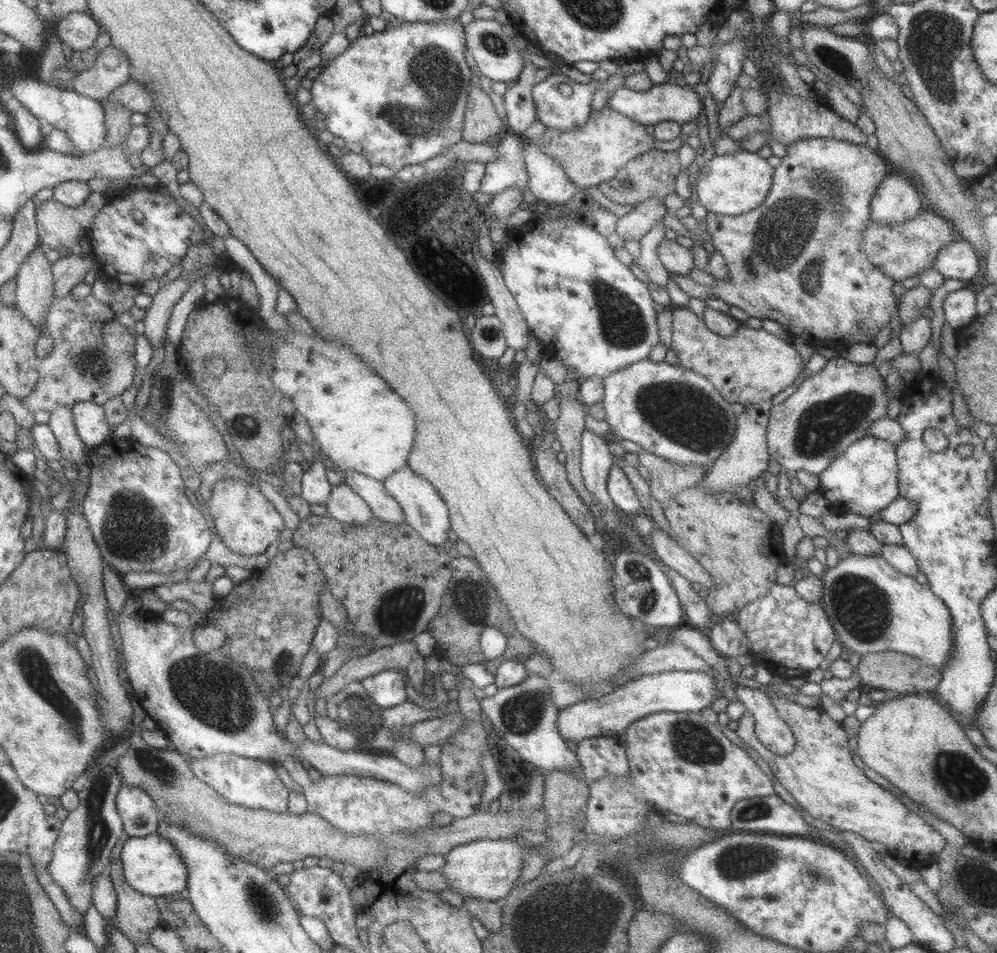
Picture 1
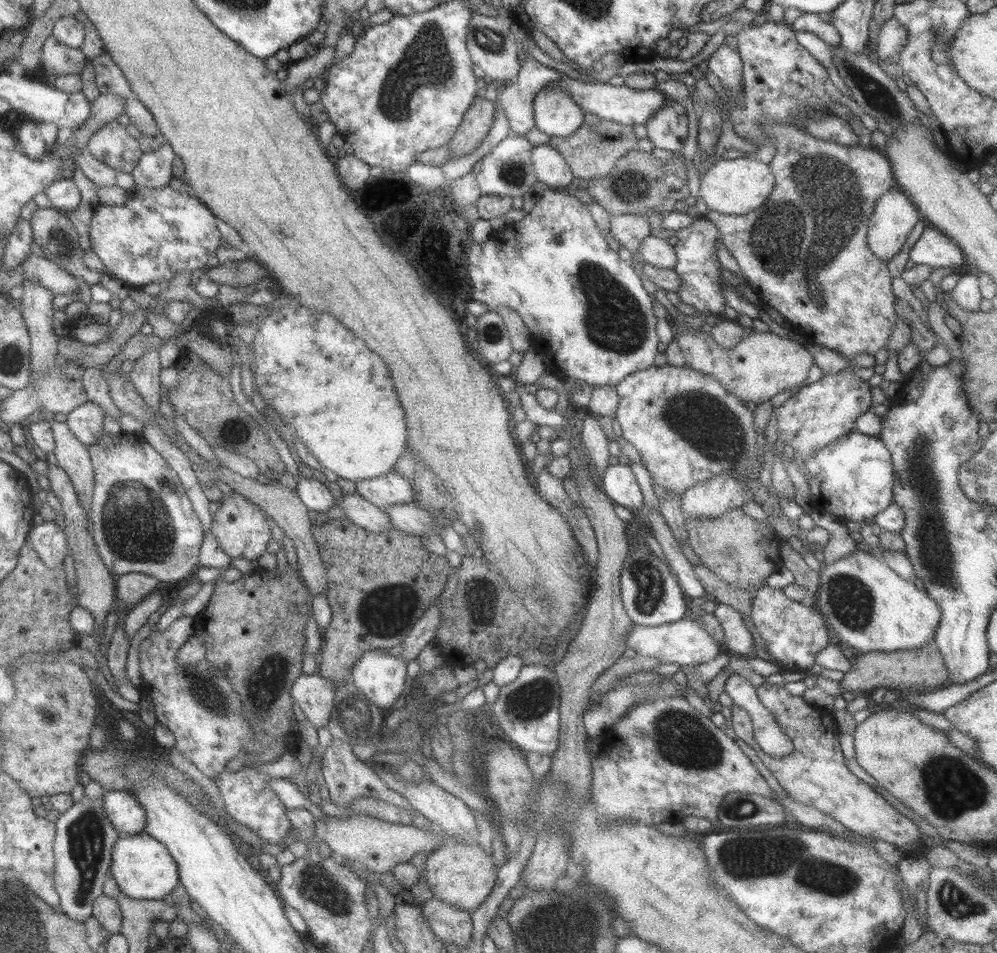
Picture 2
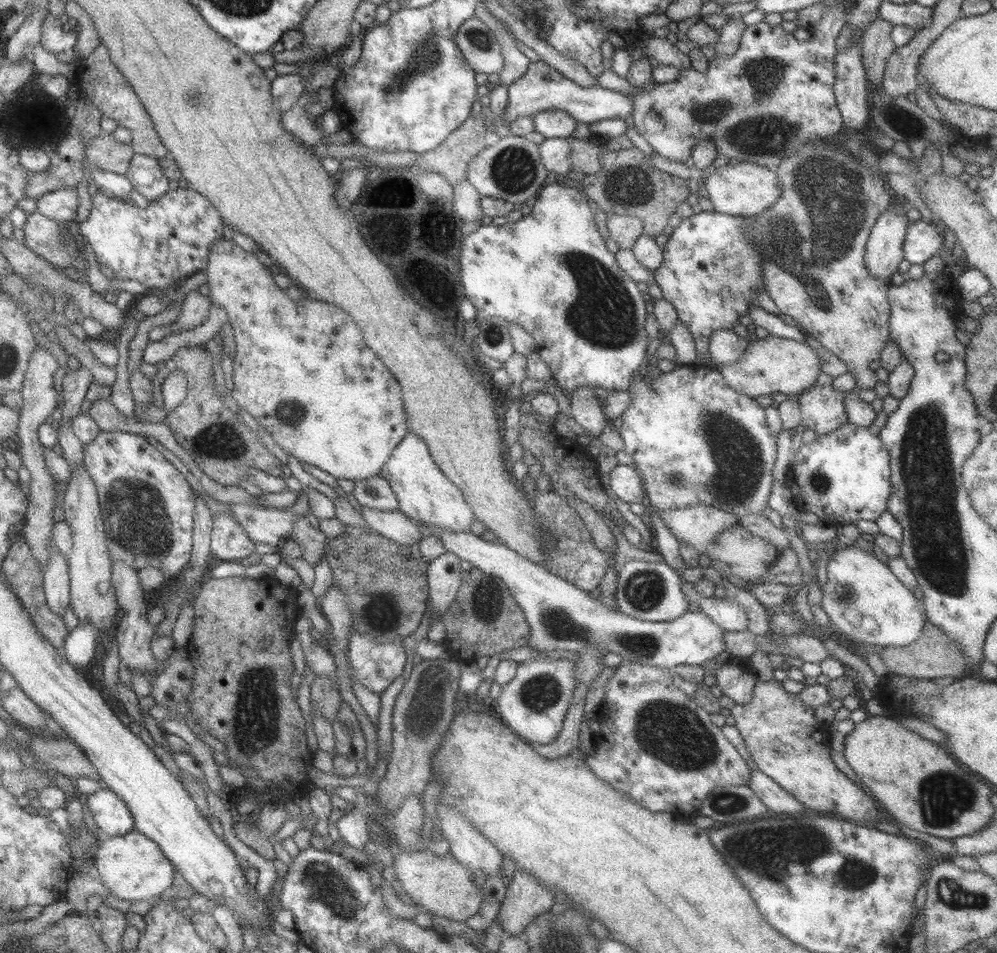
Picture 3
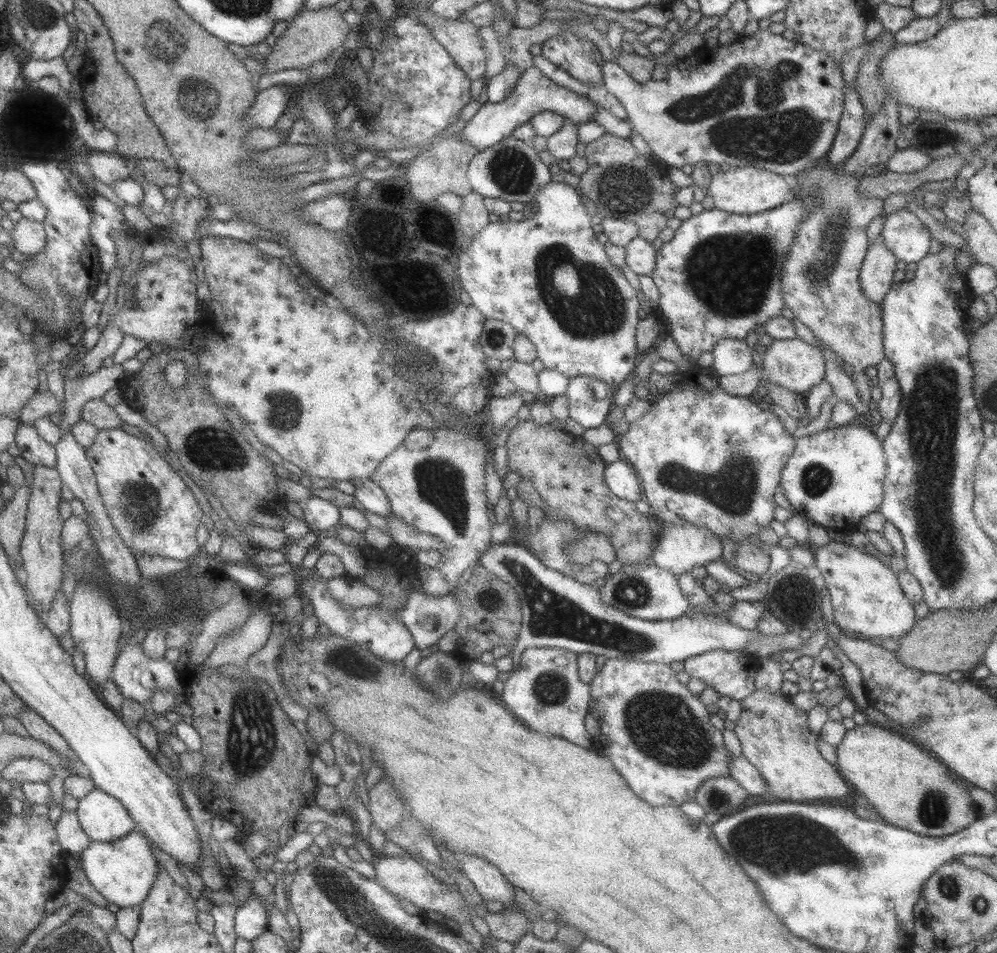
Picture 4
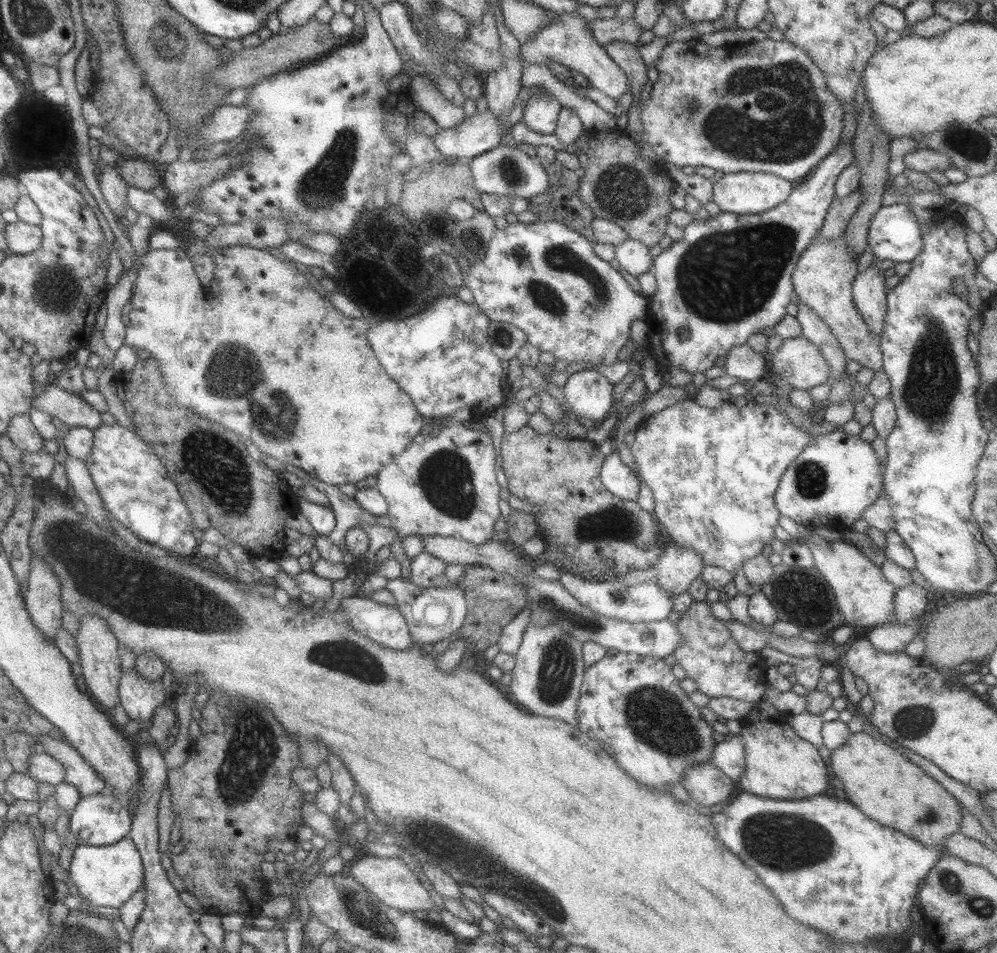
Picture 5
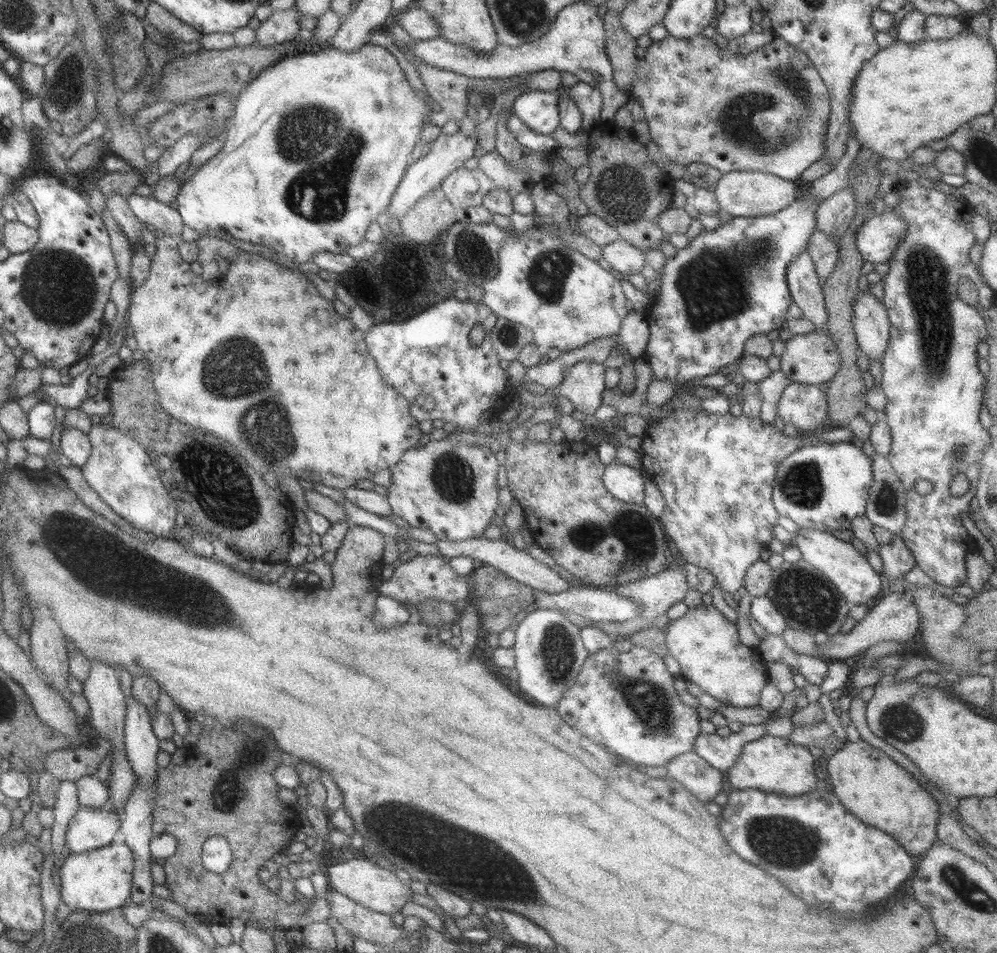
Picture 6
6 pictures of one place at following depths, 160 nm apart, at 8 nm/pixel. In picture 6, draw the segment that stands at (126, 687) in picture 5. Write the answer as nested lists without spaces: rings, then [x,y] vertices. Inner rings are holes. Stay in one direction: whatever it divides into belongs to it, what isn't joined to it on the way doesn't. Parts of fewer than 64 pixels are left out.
[[[132,696],[127,700],[125,706],[125,720],[123,727],[124,745],[126,757],[131,770],[136,776],[134,787],[131,794],[127,797],[121,812],[120,829],[124,836],[124,843],[133,853],[134,867],[132,872],[131,892],[128,904],[142,905],[146,908],[151,907],[149,896],[151,894],[152,881],[150,877],[150,863],[153,859],[150,856],[149,841],[152,832],[152,812],[156,797],[156,772],[158,766],[155,764],[155,756],[159,750],[159,739],[153,734],[150,718],[147,709],[141,702]]]

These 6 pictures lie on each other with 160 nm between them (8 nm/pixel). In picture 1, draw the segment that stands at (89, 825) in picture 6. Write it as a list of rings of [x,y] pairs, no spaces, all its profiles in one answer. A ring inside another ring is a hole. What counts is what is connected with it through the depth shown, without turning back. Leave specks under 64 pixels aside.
[[[121,785],[115,793],[115,808],[127,836],[142,837],[156,832],[160,813],[140,788]]]

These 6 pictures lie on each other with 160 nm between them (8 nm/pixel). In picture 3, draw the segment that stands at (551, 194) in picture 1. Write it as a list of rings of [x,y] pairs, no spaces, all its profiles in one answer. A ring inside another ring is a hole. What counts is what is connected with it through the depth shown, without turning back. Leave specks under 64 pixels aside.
[[[546,138],[538,144],[541,162],[547,172],[554,172],[559,176],[567,176],[570,171],[570,140],[569,138]]]

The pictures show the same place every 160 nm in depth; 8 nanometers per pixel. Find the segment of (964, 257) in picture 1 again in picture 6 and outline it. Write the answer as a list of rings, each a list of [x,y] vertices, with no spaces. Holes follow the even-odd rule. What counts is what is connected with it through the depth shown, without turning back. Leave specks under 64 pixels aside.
[[[884,210],[880,215],[869,217],[855,232],[855,246],[864,262],[886,263],[891,258],[896,242],[906,233],[907,227],[903,218],[893,211]]]

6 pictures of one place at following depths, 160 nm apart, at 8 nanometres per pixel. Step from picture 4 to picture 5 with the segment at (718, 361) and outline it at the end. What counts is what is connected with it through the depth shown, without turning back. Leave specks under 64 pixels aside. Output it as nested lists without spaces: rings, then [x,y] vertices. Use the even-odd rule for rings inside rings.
[[[746,342],[732,346],[723,357],[726,374],[738,380],[756,381],[768,372],[767,356],[753,352]]]

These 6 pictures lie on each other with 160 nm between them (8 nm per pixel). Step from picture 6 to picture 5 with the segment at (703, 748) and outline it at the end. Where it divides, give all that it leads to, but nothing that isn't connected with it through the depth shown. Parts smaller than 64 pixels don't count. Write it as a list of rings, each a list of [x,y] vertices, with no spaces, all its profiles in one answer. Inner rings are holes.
[[[727,734],[723,741],[714,744],[710,762],[732,781],[737,782],[744,771],[744,746],[739,734]]]

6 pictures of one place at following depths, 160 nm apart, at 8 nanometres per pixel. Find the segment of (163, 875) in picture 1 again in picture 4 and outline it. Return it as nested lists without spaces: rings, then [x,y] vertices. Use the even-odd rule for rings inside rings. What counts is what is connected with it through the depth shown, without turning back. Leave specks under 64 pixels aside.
[[[135,831],[112,841],[93,842],[80,852],[83,874],[107,904],[118,907],[140,906],[156,875],[156,862],[151,841]]]

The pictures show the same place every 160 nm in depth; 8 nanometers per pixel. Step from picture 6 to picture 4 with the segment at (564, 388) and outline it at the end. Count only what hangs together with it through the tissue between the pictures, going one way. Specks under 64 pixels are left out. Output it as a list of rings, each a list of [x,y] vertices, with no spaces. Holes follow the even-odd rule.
[[[574,376],[564,392],[568,400],[568,417],[585,428],[607,423],[613,400],[613,387],[594,376]]]

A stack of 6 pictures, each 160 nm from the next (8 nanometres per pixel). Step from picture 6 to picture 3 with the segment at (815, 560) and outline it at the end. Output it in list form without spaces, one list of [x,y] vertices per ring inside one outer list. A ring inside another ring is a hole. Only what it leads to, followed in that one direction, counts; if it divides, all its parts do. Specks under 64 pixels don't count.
[[[855,546],[835,549],[829,556],[826,580],[821,587],[820,607],[838,634],[849,645],[900,647],[913,642],[920,634],[925,614],[919,609],[913,592],[907,590],[888,566]]]

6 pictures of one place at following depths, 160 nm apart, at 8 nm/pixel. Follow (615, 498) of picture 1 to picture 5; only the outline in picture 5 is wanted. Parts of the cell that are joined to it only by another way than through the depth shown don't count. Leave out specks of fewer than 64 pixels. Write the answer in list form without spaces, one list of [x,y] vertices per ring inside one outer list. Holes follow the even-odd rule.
[[[614,451],[604,458],[600,469],[600,481],[609,494],[620,500],[637,501],[640,479],[630,470]]]

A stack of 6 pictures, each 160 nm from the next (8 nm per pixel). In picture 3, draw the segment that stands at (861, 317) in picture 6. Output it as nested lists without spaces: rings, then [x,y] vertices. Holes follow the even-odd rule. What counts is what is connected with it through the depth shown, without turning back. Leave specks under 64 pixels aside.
[[[886,208],[873,224],[863,255],[866,269],[871,276],[888,282],[903,260],[903,237],[907,230],[905,211]]]

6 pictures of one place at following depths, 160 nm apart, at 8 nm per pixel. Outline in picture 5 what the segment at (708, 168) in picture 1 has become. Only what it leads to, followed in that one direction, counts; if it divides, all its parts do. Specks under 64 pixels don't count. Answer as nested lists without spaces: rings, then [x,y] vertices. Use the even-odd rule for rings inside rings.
[[[732,172],[713,180],[712,202],[721,211],[732,212],[733,214],[759,214],[765,210],[775,208],[783,202],[794,187],[794,183],[789,182],[779,176],[767,172]]]

